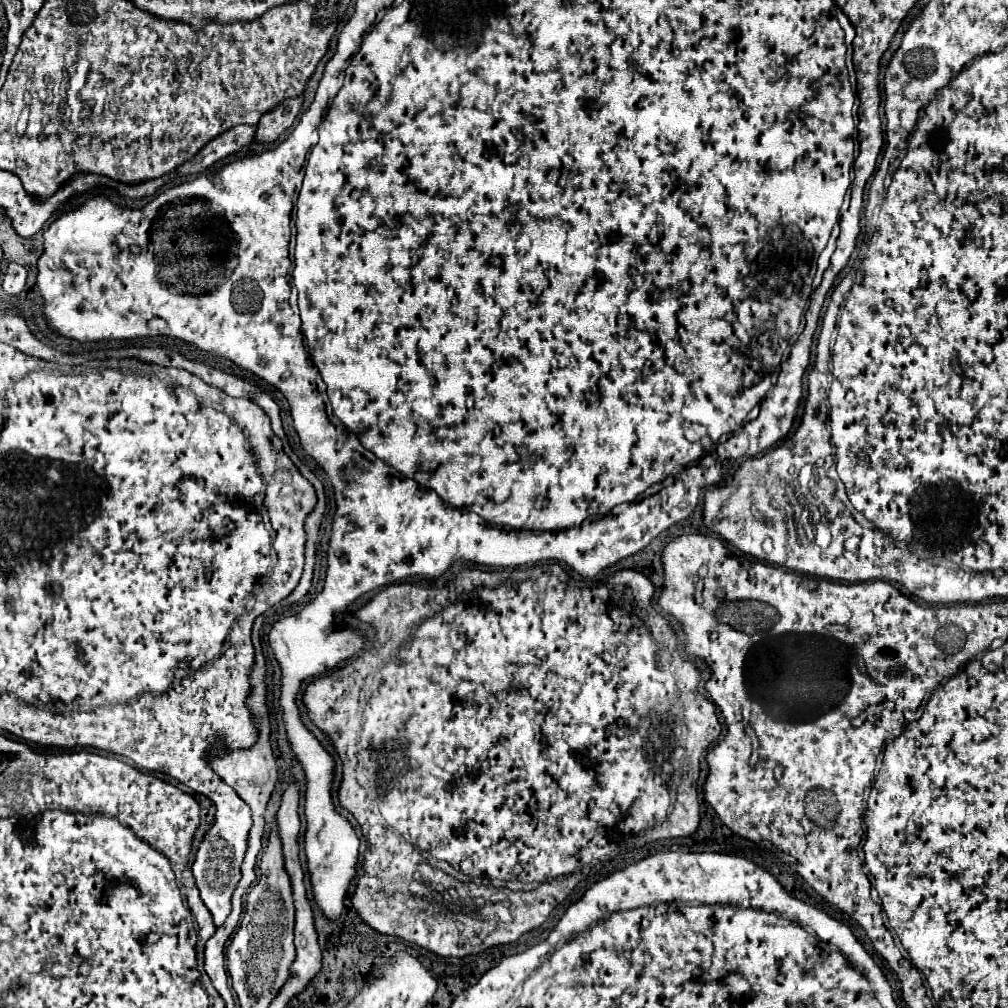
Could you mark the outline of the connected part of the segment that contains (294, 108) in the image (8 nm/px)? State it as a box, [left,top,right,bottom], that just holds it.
[256,94,304,144]

